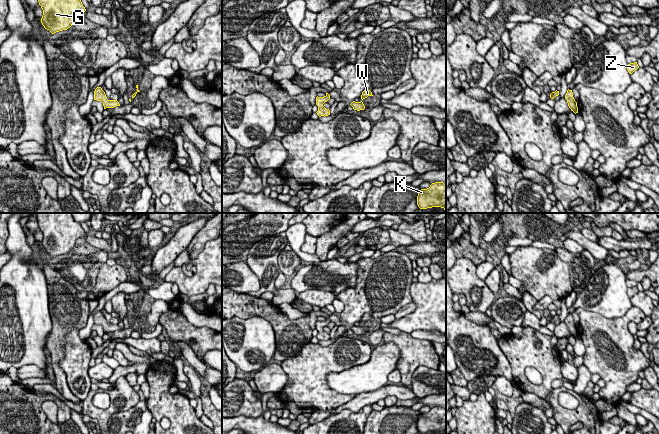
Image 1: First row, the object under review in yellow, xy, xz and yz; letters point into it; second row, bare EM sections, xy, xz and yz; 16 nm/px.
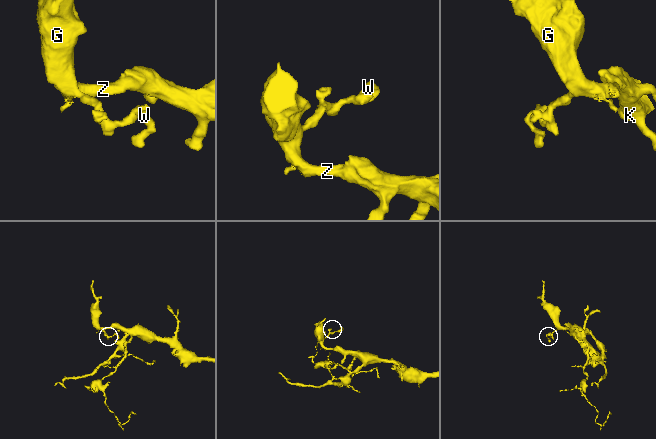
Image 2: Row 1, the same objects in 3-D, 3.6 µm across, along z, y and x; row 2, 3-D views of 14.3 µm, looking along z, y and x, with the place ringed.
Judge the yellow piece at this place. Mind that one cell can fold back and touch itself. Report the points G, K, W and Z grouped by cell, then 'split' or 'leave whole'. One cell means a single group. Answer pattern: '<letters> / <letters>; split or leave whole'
G K W Z; leave whole

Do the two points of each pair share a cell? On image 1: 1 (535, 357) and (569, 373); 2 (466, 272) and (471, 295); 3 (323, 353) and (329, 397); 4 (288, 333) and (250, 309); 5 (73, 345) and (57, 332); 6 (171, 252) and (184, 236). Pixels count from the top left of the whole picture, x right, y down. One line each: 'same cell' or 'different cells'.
1: different cells
2: same cell
3: same cell
4: same cell
5: different cells
6: same cell

